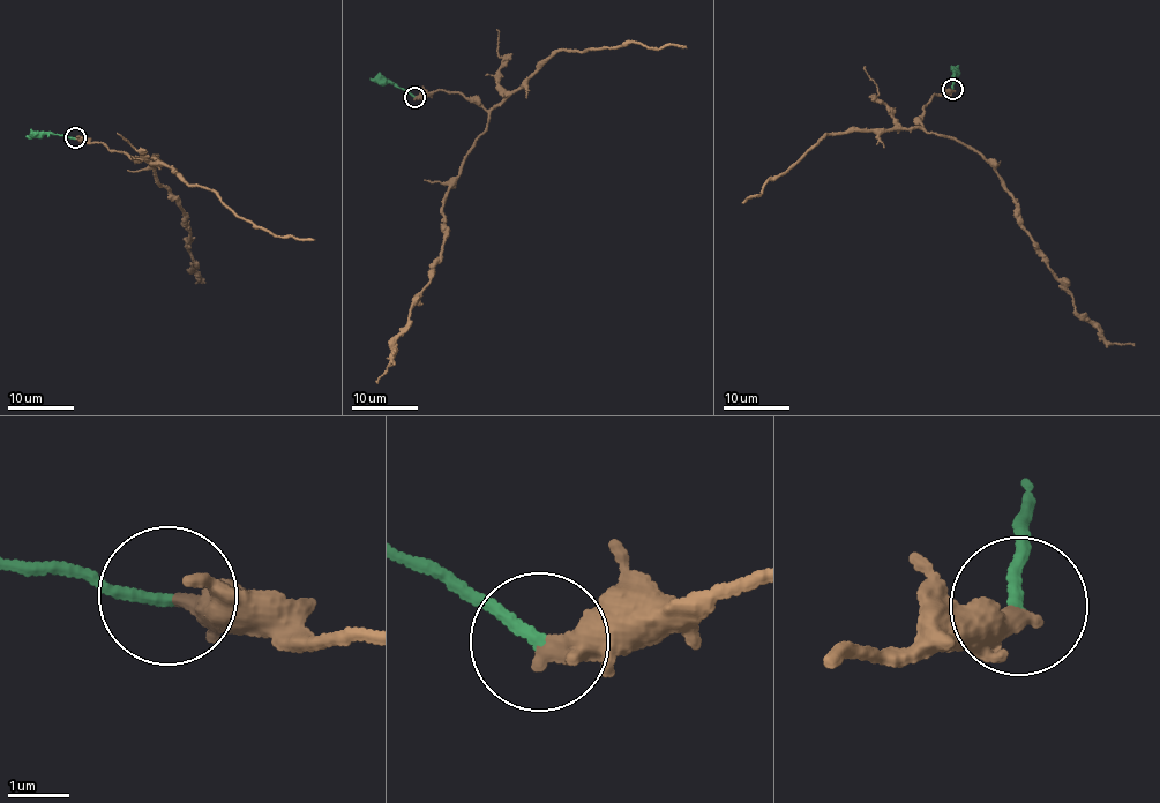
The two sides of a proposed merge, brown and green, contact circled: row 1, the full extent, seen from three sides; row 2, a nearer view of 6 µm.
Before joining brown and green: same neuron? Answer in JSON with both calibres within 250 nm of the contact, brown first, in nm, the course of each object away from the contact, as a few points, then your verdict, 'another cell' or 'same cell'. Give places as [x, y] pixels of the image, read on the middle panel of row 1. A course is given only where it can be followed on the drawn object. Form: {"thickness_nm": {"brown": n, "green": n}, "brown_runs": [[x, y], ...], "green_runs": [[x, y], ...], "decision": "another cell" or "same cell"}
{"thickness_nm": {"brown": 400, "green": 180}, "brown_runs": [[414, 97], [462, 92], [488, 114], [444, 197], [432, 274], [376, 383]], "green_runs": [[414, 97], [393, 83], [369, 79]], "decision": "same cell"}

